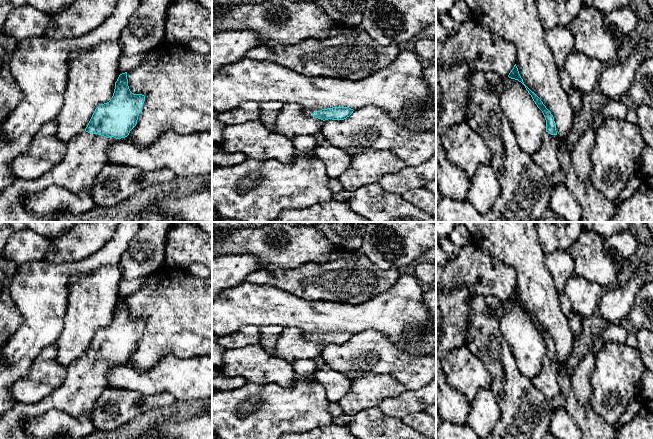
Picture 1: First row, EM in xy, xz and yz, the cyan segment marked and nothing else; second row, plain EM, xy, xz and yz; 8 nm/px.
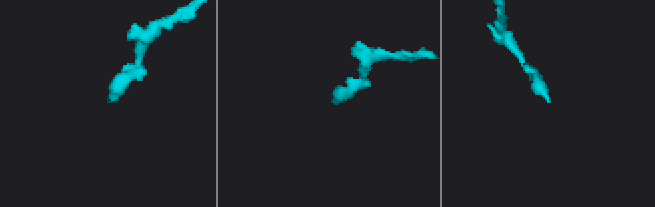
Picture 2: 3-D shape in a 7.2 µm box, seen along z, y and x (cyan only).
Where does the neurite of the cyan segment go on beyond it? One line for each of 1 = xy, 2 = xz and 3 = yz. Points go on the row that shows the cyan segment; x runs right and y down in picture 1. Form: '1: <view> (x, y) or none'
1: xy (86, 154)
2: xz (308, 111)
3: yz (546, 157)

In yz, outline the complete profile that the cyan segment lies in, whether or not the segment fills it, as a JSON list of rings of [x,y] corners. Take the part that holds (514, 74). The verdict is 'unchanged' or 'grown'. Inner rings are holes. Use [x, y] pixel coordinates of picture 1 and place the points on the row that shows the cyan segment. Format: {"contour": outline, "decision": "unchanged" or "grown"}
{"contour": [[[516,64],[509,73],[508,77],[518,80],[525,86],[537,107],[542,111],[546,120],[546,132],[544,133],[542,139],[542,145],[540,149],[532,155],[534,162],[544,170],[548,179],[554,186],[558,184],[565,184],[566,175],[558,158],[559,139],[556,136],[556,123],[553,115],[543,104],[541,99],[524,84]]], "decision": "grown"}

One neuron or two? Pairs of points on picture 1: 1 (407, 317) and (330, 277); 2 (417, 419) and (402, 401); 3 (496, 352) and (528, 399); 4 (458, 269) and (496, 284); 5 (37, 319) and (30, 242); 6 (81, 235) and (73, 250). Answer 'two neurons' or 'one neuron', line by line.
1: two neurons
2: two neurons
3: one neuron
4: one neuron
5: two neurons
6: one neuron

